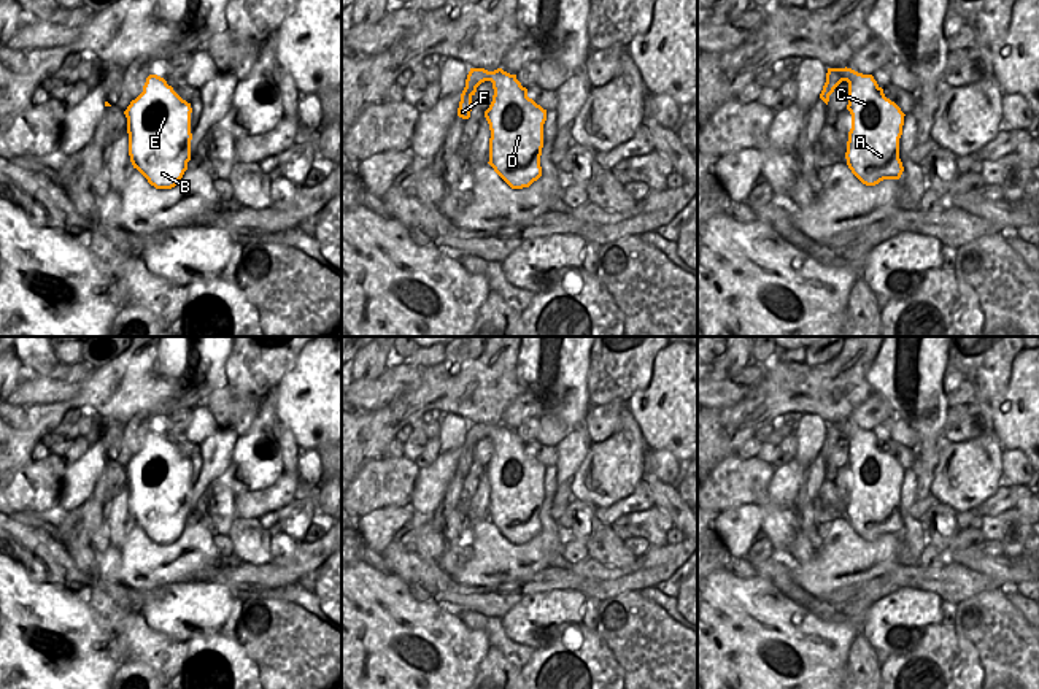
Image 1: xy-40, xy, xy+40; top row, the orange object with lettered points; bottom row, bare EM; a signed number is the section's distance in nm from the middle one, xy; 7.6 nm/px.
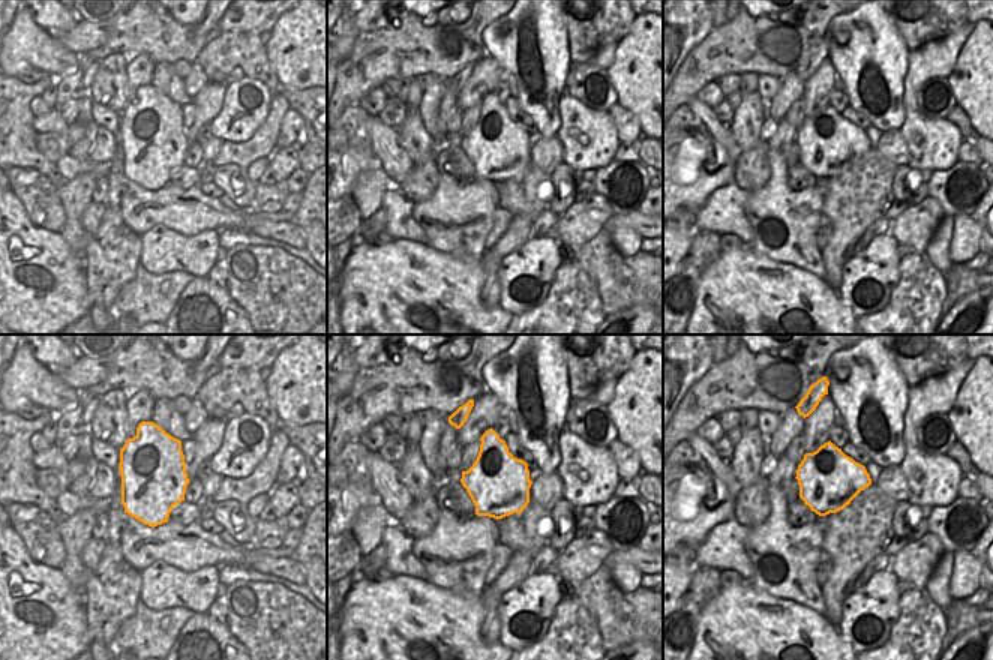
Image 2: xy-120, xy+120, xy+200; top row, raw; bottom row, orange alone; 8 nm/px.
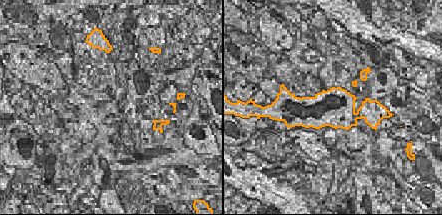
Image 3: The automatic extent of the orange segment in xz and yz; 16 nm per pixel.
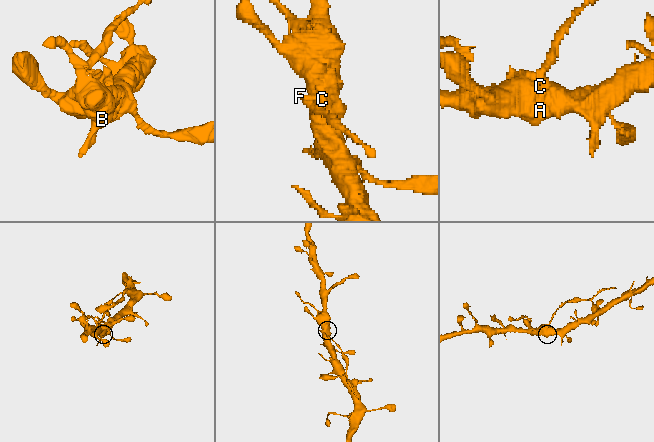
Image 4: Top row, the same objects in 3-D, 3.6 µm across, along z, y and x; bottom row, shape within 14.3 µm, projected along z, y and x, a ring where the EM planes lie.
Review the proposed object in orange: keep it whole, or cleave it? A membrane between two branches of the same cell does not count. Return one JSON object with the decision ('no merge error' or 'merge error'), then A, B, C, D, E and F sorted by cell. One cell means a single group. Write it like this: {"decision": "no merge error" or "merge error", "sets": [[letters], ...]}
{"decision": "merge error", "sets": [["A", "B", "C", "D", "E"], ["F"]]}

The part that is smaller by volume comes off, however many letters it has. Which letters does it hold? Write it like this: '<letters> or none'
F

